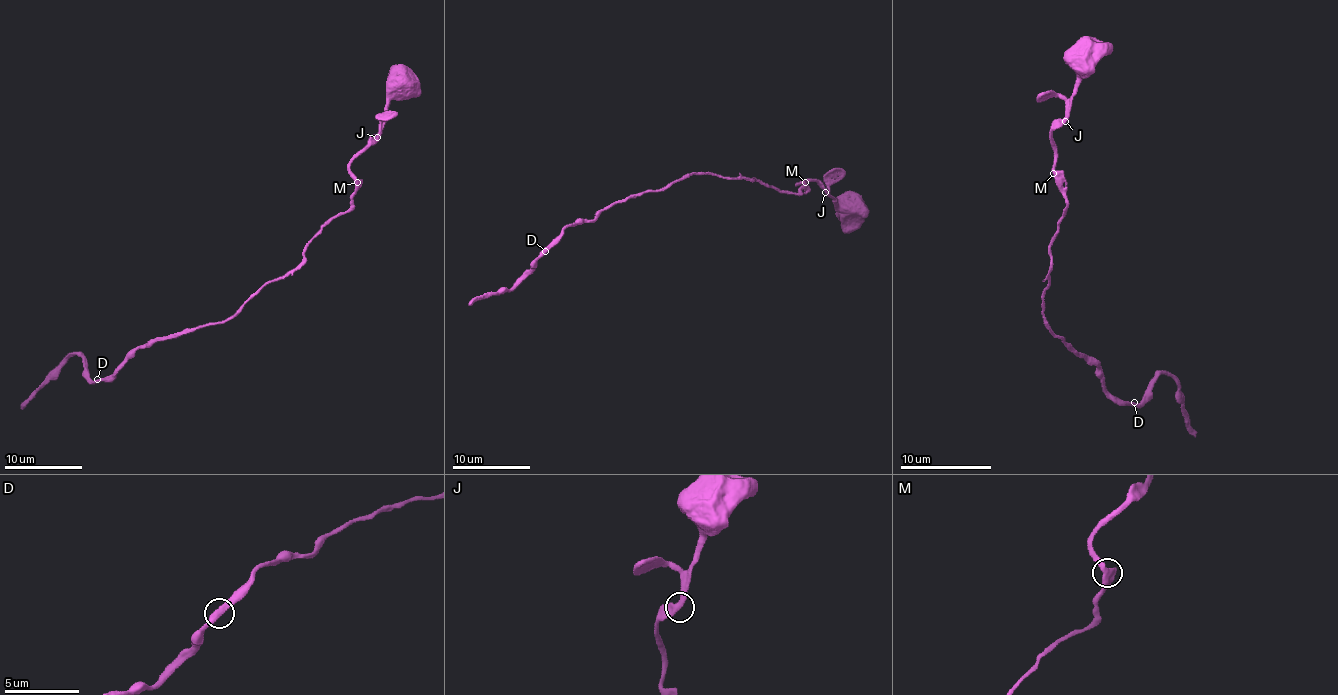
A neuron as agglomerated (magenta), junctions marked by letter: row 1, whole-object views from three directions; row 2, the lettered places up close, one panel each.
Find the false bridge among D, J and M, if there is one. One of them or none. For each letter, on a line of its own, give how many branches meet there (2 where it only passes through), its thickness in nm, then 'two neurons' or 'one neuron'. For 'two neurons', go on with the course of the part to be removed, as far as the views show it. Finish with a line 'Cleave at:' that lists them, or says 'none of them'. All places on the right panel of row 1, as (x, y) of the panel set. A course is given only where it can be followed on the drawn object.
D: 2 branches meet; 340 nm thick; one neuron
J: 2 branches meet; 360 nm thick; one neuron
M: 2 branches meet; 400 nm thick; one neuron
Cleave at: none of them

